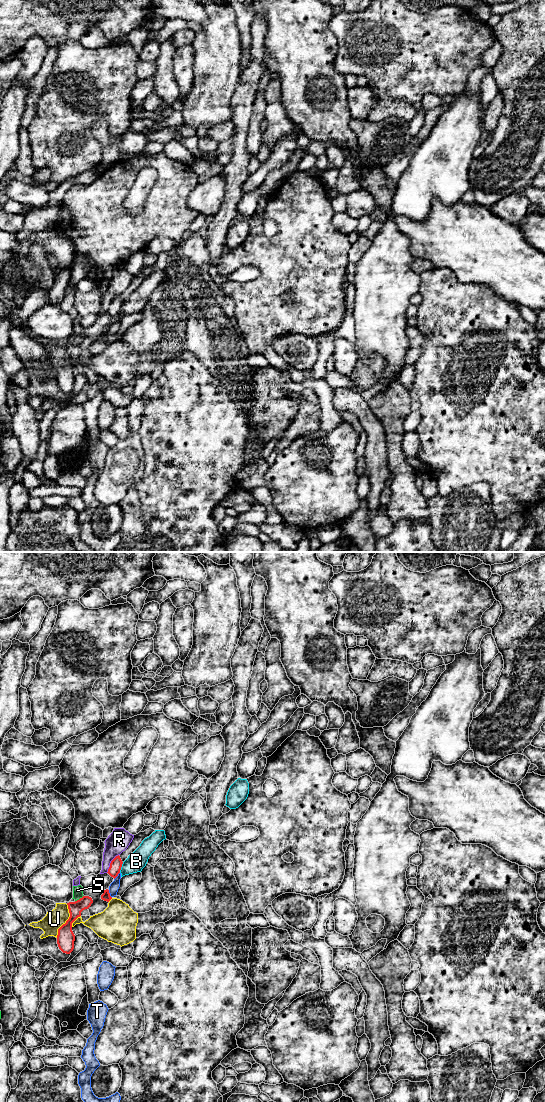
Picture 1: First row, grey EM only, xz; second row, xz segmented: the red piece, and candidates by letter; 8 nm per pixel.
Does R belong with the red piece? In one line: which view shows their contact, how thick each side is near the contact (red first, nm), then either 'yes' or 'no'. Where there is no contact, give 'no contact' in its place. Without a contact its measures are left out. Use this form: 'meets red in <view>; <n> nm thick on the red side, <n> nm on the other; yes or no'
meets red in xz; 100 nm thick on the red side, 180 nm on the other; no

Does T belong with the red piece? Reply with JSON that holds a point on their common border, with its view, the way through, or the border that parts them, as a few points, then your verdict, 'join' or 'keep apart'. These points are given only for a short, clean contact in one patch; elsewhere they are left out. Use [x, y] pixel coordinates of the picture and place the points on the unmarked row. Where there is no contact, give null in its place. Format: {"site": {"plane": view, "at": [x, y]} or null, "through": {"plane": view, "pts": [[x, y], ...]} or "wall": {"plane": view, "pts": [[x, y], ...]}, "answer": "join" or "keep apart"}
{"site": {"plane": "xz", "at": [109, 334]}, "wall": {"plane": "xz", "pts": [[108, 330], [111, 337]]}, "answer": "keep apart"}

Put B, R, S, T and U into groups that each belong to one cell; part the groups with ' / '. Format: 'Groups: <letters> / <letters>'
Groups: B / R S / T / U

